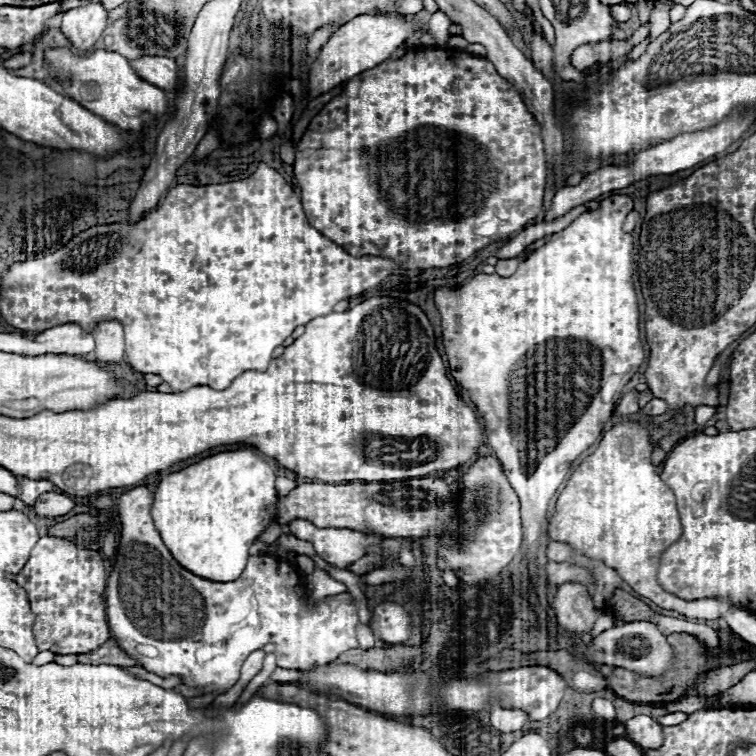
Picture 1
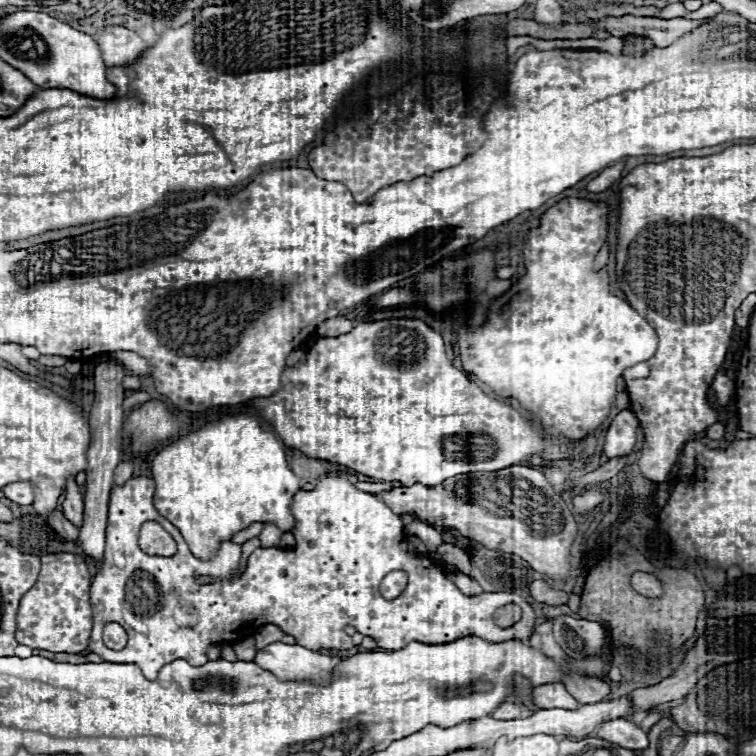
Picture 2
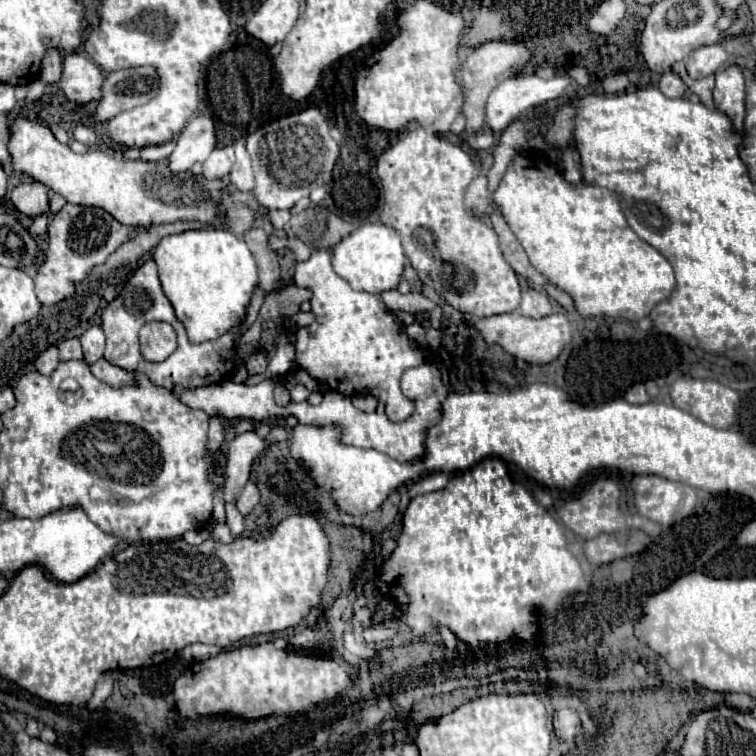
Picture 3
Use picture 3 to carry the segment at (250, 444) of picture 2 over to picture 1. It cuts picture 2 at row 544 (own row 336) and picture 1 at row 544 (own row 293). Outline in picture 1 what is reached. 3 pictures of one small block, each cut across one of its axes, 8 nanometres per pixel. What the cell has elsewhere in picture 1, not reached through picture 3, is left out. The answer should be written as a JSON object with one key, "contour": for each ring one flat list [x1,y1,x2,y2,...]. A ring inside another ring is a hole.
{"contour":[[252,448,220,452,160,480,152,518,166,548,192,574,212,582,234,582,254,540,272,524,266,506,278,500,272,468]]}

